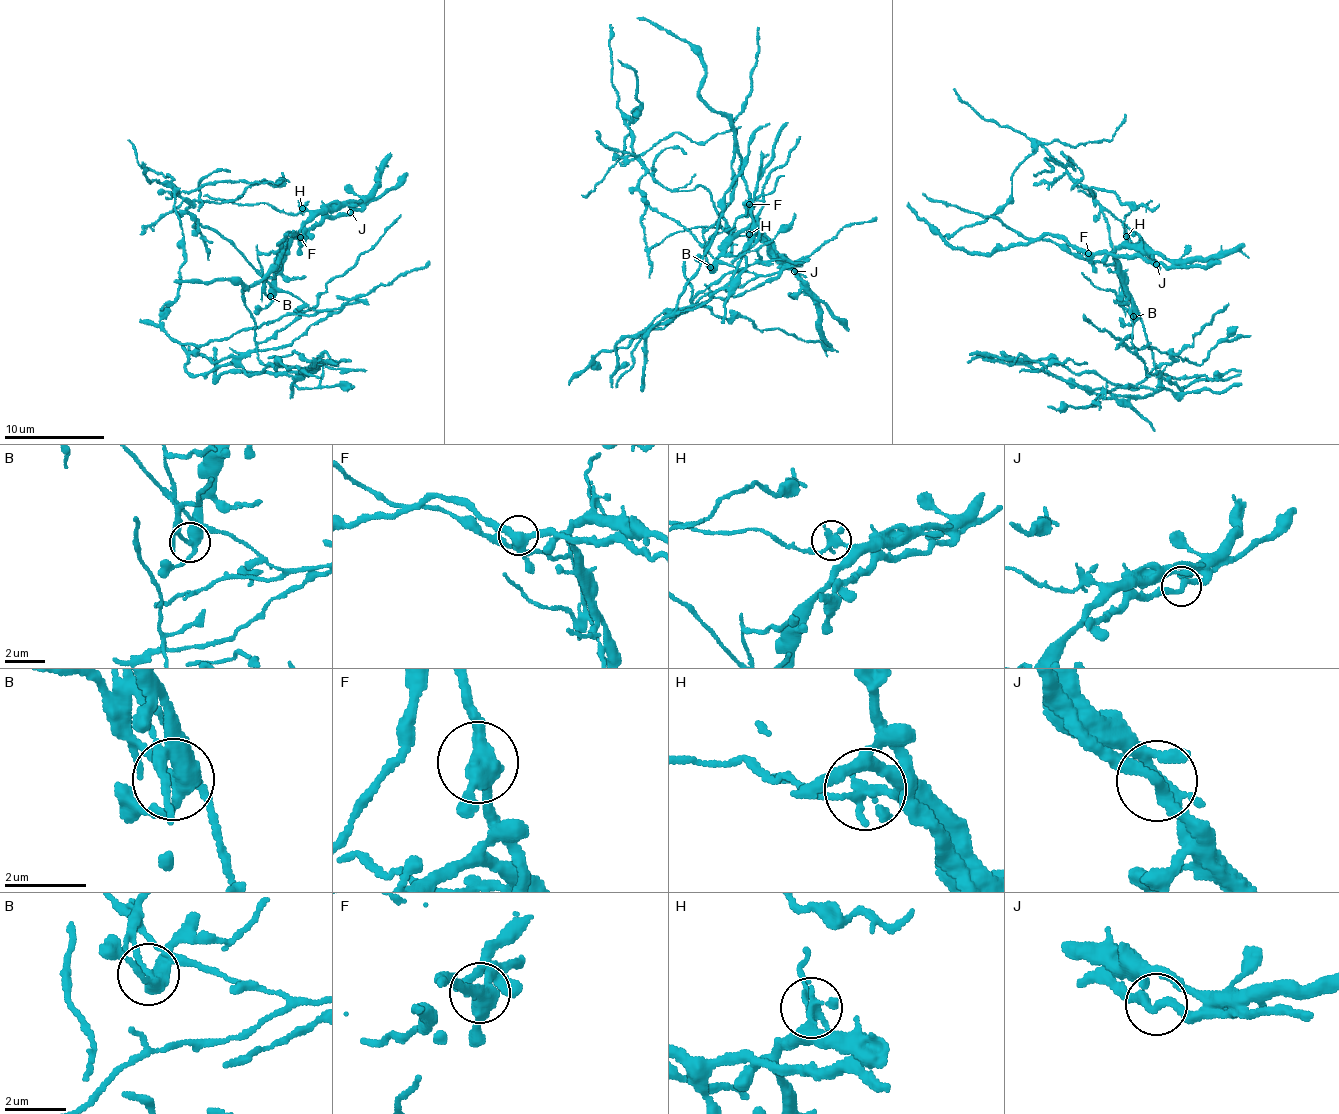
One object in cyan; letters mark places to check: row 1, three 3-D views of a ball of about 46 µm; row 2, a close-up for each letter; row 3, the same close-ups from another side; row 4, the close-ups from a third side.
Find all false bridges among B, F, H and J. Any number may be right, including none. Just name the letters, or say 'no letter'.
B, H

